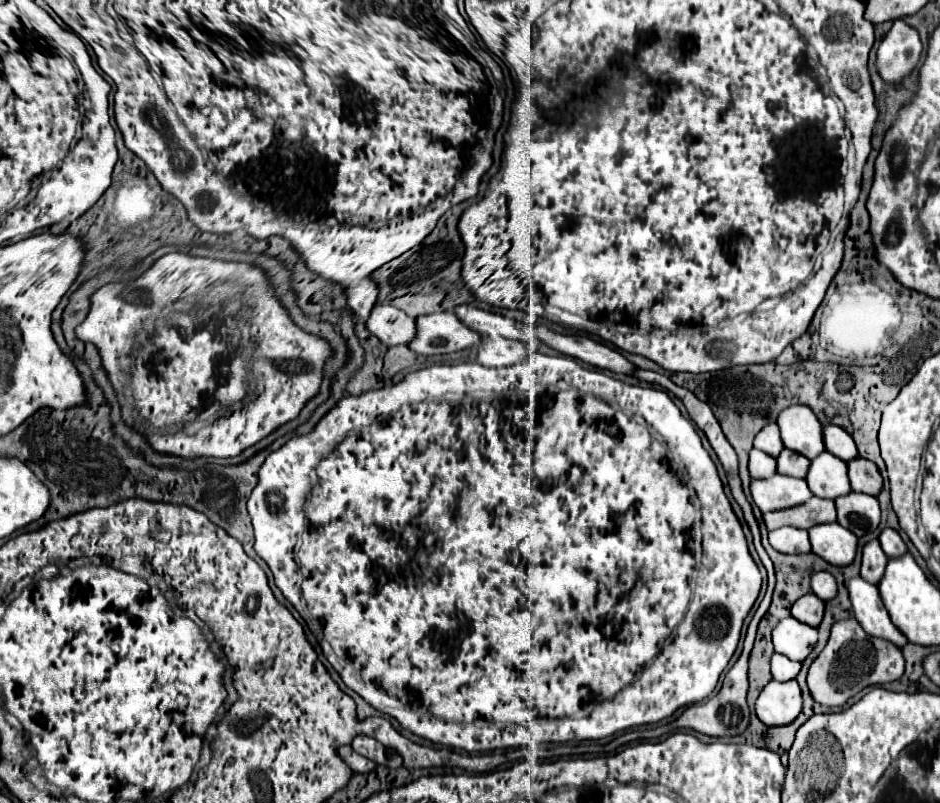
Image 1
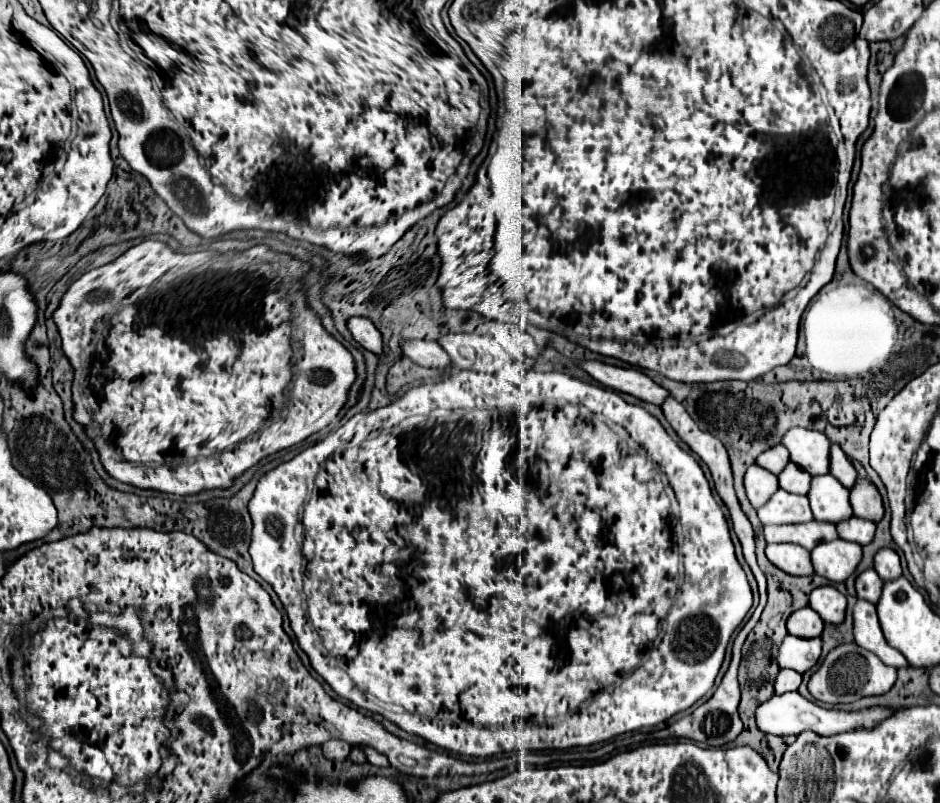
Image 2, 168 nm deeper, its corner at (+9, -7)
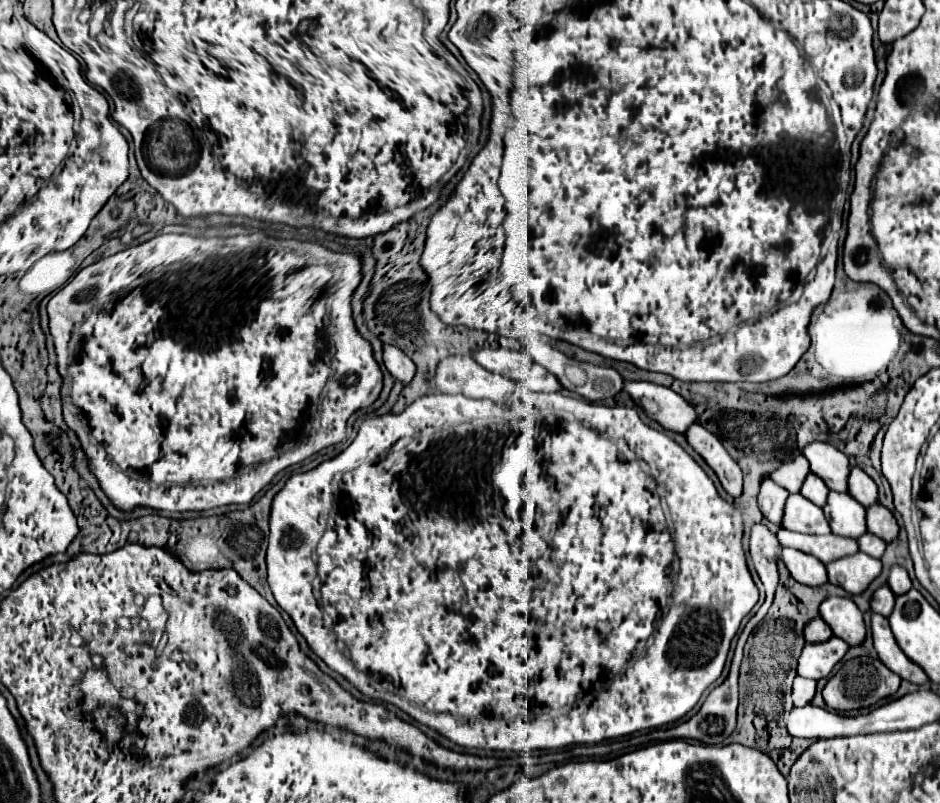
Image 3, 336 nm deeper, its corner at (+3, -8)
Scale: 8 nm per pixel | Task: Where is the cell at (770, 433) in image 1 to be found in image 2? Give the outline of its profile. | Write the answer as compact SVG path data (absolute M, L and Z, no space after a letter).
M784 445L770 447L768 451L762 451L762 453L758 455L758 459L756 459L756 463L758 463L760 467L768 469L768 471L774 473L774 475L778 475L788 461L790 461L790 457L788 457L788 451L786 451Z

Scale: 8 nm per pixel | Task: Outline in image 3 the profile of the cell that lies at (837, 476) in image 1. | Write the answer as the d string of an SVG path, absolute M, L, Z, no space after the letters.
M830 492L824 506L824 514L830 520L830 528L838 536L850 536L858 540L866 532L866 510L850 494Z

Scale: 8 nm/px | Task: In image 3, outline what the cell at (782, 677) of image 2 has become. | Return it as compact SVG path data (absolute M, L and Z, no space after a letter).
M796 676L794 680L794 690L792 690L792 698L794 698L794 706L806 706L812 702L816 694L816 680L808 680L808 678L800 678Z

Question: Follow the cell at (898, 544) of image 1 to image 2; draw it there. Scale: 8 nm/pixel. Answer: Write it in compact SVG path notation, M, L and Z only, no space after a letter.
M882 547L874 557L874 569L880 575L880 579L884 579L884 581L886 579L896 579L898 575L902 575L898 553L890 547Z

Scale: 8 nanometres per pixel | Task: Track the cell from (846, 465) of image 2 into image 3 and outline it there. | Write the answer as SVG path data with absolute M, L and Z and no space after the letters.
M852 468L848 484L850 484L850 496L858 500L864 508L870 508L870 504L878 502L878 486L864 470Z

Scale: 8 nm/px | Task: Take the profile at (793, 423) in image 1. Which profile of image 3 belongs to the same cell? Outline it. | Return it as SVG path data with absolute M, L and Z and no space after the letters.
M812 442L804 448L804 456L810 462L810 468L816 476L820 476L826 486L834 492L848 492L846 480L850 476L848 456L836 450L826 442Z

